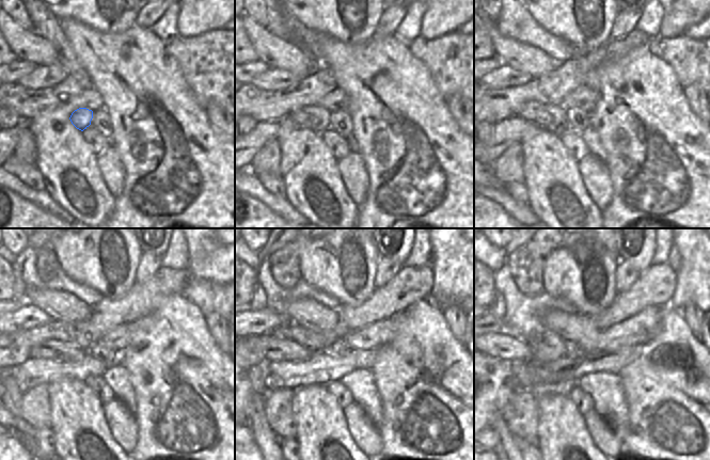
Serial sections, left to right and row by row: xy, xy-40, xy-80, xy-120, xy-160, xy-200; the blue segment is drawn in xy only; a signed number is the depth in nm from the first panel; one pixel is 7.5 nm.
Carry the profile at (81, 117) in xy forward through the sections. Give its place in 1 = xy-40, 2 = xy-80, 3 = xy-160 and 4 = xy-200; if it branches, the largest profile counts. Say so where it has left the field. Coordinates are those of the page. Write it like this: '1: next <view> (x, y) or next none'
1: next xy-40 (316, 119)
2: next xy-80 (551, 117)
3: next xy-160 (275, 349)
4: next xy-200 (503, 345)

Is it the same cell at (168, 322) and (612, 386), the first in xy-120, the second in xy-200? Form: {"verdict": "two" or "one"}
{"verdict": "two"}

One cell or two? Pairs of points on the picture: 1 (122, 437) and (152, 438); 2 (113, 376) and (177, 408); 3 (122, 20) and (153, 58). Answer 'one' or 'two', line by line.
1: two
2: two
3: two

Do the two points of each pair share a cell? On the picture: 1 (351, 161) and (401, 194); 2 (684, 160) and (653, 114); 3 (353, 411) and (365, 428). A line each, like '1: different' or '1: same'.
1: different
2: same
3: same

